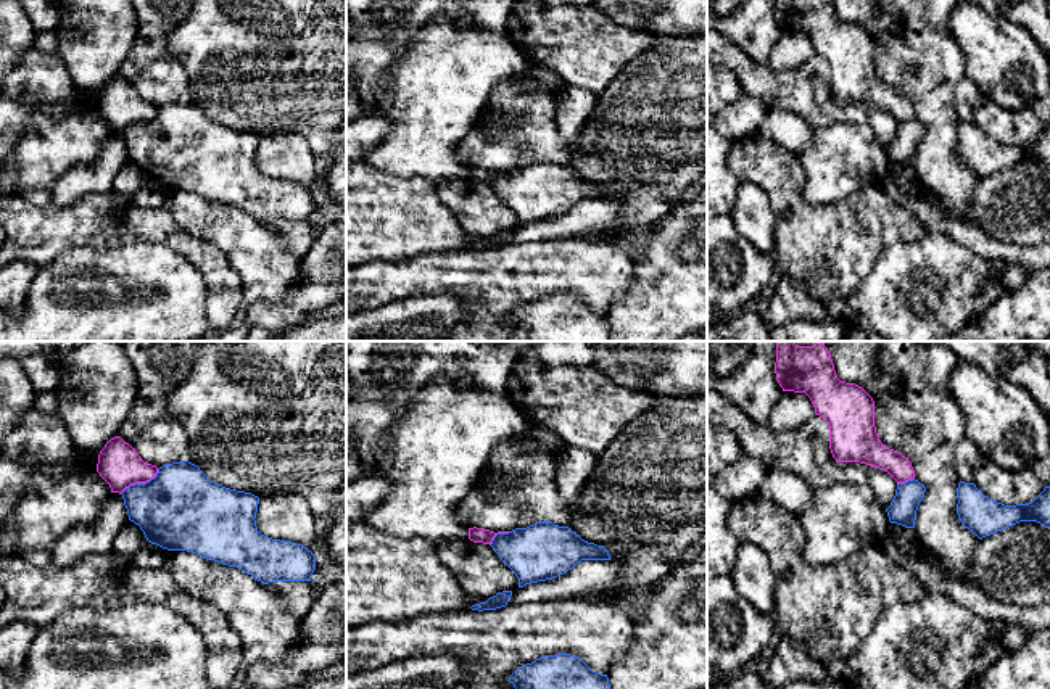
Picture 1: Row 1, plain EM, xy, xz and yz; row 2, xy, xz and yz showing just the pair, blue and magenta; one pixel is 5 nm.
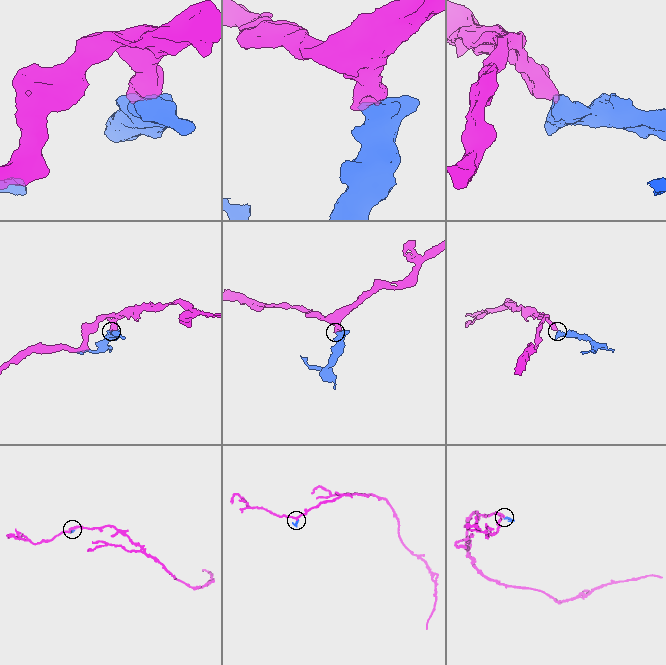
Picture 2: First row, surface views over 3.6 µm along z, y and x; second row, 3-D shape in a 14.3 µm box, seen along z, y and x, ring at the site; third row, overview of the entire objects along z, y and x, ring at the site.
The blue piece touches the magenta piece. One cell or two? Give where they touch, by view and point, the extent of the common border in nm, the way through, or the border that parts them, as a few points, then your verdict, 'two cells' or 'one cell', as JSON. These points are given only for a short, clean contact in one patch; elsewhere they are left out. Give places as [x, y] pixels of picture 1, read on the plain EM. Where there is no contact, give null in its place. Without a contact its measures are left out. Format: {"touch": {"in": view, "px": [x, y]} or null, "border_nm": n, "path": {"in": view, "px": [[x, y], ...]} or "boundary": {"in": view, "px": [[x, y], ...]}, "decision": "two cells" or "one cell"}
{"touch": {"in": "xy", "px": [140, 123]}, "border_nm": 240, "boundary": {"in": "xy", "px": [[158, 108], [148, 119], [131, 123], [119, 132]]}, "decision": "two cells"}

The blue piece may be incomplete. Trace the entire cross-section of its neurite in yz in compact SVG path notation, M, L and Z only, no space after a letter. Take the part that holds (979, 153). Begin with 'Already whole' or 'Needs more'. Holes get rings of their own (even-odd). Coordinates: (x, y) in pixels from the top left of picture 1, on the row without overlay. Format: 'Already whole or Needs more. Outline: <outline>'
Already whole. Outline: M960 121L957 138L960 161L979 179L1019 161L1037 161L1050 167L1050 126L1029 143L1005 145L984 135L974 122Z

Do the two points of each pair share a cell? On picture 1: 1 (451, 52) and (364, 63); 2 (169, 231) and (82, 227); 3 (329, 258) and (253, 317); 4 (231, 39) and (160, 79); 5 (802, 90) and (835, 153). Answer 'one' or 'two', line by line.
1: two
2: one
3: one
4: two
5: two

